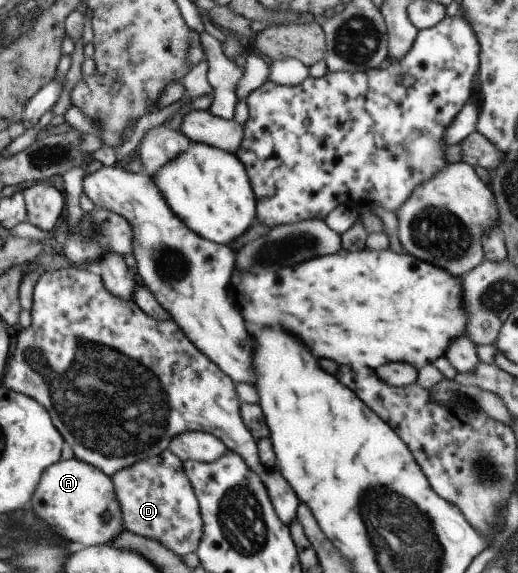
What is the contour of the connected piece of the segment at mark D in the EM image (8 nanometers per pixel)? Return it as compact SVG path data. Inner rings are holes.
M169 448L157 456L134 462L131 466L125 466L117 473L110 475L115 478L115 490L119 490L119 506L123 506L123 522L127 522L127 531L130 533L160 542L167 550L172 550L179 557L189 552L195 552L201 541L201 512L195 498L194 487L185 472L181 468L181 460L173 454Z

